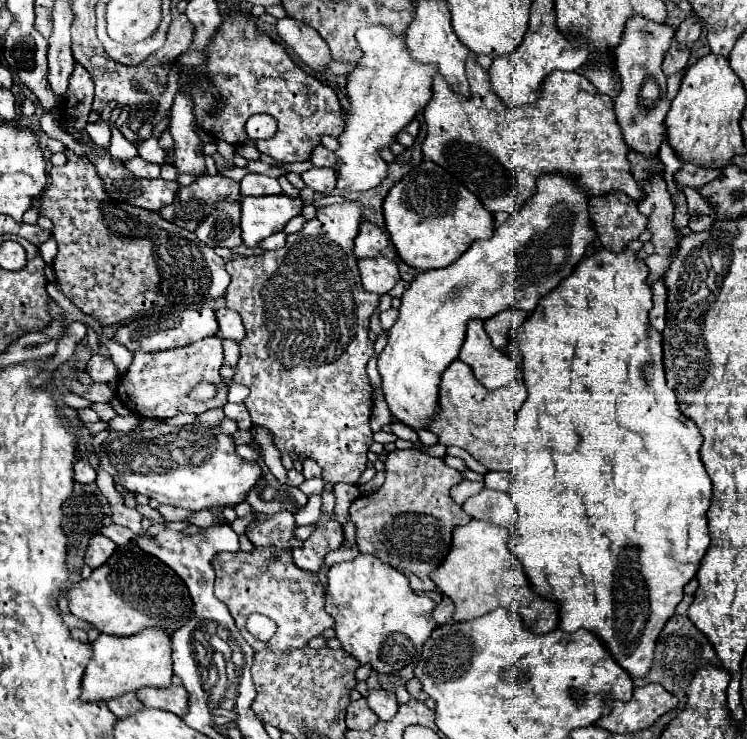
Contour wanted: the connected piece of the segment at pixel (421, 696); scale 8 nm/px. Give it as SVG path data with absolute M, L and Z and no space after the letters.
M414 676L412 680L408 680L408 682L406 682L406 690L408 690L408 692L410 692L410 696L412 696L412 698L416 698L416 700L422 700L422 702L424 702L424 700L428 700L428 694L426 694L426 692L422 692L422 684L420 684L420 680L418 680L416 676Z

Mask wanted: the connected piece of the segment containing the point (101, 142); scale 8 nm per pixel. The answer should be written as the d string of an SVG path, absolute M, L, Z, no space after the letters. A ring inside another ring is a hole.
M100 122L100 124L86 124L86 134L90 136L90 140L96 142L96 146L108 146L110 144L110 126L108 122Z

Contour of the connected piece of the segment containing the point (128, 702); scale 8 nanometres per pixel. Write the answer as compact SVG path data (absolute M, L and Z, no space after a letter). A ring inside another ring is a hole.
M128 692L128 694L122 694L118 698L112 698L106 704L116 714L116 718L124 718L124 716L128 716L128 714L132 714L132 712L142 708L142 702L136 698L134 692Z

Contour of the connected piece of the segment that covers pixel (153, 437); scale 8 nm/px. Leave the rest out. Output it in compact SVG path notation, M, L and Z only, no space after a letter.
M222 408L208 410L196 418L194 424L188 426L170 426L170 424L156 424L150 430L134 430L134 432L110 432L110 436L102 442L100 464L102 468L114 478L116 484L124 486L134 494L146 494L148 498L158 500L160 504L186 508L192 512L216 506L236 506L244 502L246 492L254 486L260 478L262 470L258 462L248 462L236 456L234 440L220 432L218 424L224 418Z

